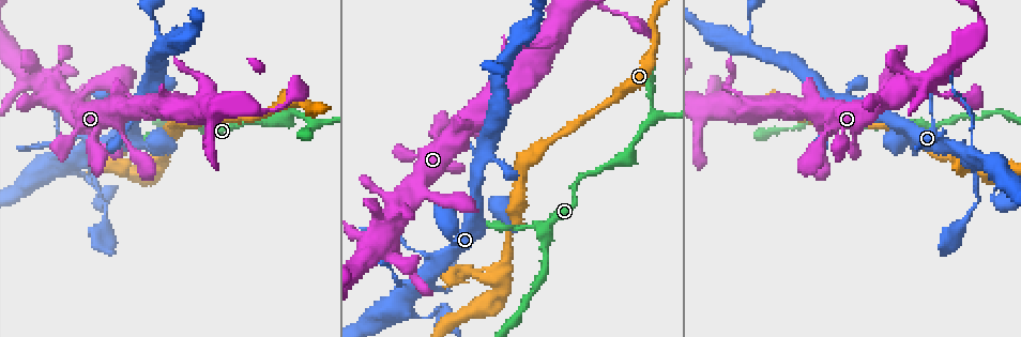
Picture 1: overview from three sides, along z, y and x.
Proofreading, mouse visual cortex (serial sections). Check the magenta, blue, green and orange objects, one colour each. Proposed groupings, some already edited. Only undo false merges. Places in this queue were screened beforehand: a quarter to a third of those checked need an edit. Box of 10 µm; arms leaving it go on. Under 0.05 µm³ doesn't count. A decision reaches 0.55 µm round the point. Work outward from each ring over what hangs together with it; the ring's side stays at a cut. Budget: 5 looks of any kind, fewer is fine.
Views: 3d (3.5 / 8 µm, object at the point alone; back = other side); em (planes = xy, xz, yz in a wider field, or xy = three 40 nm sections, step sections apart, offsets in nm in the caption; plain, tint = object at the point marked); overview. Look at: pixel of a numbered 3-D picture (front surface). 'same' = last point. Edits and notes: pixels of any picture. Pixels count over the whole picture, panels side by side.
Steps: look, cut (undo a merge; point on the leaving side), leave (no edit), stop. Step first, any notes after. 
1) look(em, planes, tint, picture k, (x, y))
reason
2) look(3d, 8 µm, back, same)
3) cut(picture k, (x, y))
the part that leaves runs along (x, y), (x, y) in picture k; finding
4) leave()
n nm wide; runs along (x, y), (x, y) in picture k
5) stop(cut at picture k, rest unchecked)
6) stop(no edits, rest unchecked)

look(3d, 3.5 µm, picture 1, (972, 156))
calibre changes

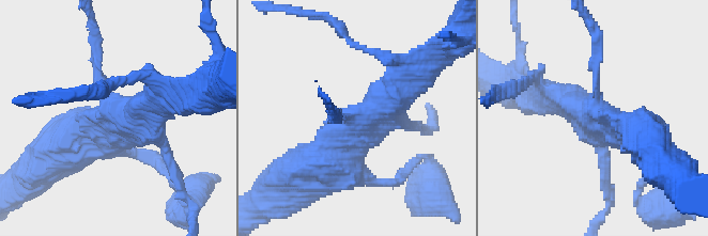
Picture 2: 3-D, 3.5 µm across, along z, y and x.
look(em, xy, step 5, tint, picture 2, (127, 118))

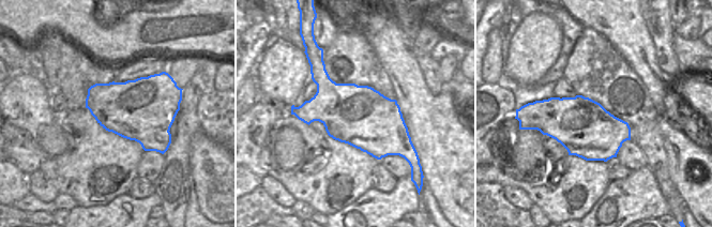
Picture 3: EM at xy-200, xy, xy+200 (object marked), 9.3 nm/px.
look(em, xy, step 1, tint, same)
another direction

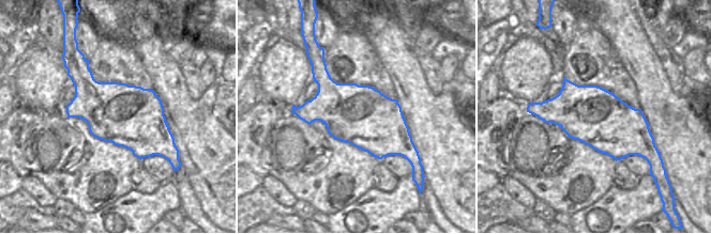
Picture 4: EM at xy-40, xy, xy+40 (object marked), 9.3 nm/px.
leave()
runs along (417, 71), (358, 134), (319, 160) in picture 2; continuous, no second cell

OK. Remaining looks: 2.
look(em, planes, tint, picture 1, (722, 97))
sharp bend

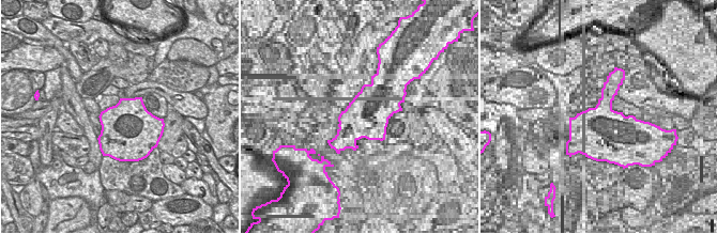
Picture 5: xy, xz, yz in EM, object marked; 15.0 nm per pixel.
look(3d, 3.5 µm, same)
wider look

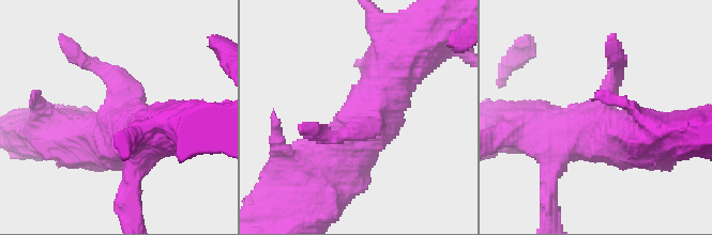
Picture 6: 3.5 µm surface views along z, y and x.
leave()
runs along (361, 131), (399, 65), (456, 41) in picture 6; one cell here

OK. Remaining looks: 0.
stop(no edits, rest unchecked)

